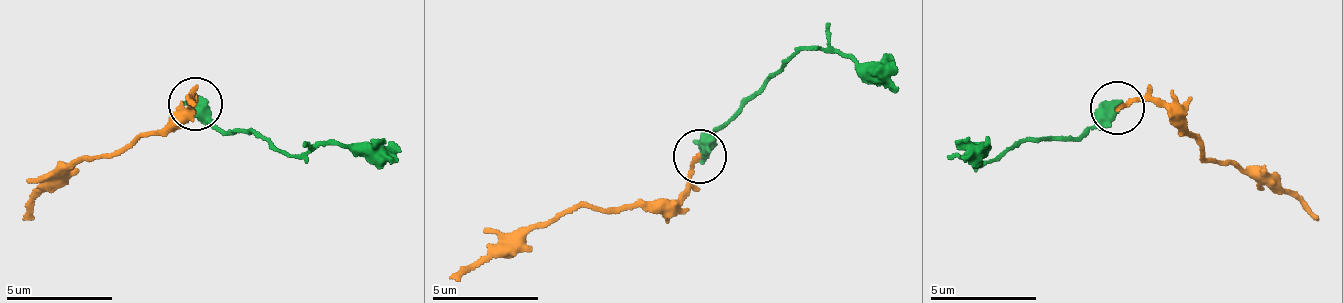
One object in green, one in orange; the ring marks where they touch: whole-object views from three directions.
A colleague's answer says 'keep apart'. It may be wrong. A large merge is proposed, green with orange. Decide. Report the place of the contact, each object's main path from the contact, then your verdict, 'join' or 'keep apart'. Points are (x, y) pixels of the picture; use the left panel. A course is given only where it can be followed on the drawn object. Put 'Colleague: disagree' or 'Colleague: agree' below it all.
place (195, 104); course green (196, 105), (221, 131), (253, 130), (286, 155), (345, 142), (401, 149); course orange (196, 105), (191, 98), (182, 112), (111, 154), (58, 165), (30, 218); join
Colleague: disagree

